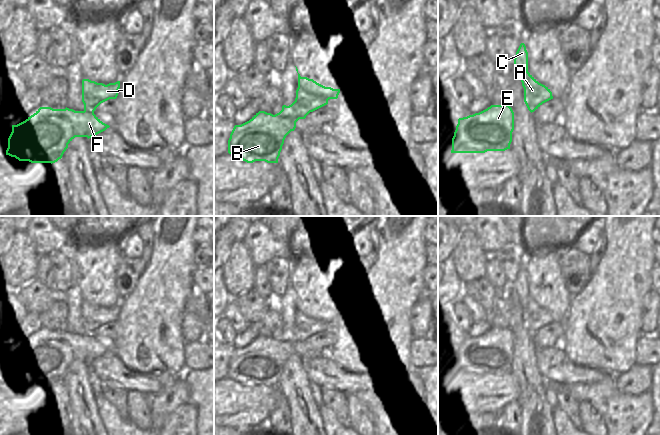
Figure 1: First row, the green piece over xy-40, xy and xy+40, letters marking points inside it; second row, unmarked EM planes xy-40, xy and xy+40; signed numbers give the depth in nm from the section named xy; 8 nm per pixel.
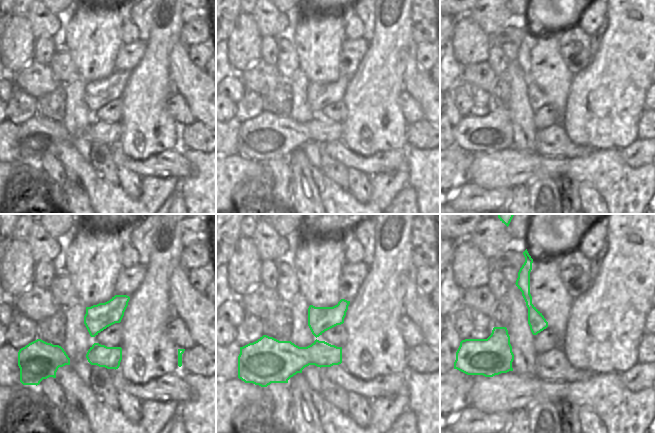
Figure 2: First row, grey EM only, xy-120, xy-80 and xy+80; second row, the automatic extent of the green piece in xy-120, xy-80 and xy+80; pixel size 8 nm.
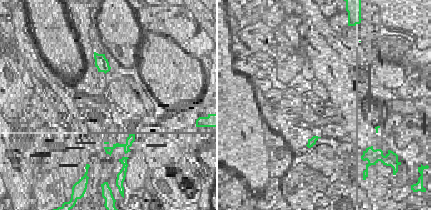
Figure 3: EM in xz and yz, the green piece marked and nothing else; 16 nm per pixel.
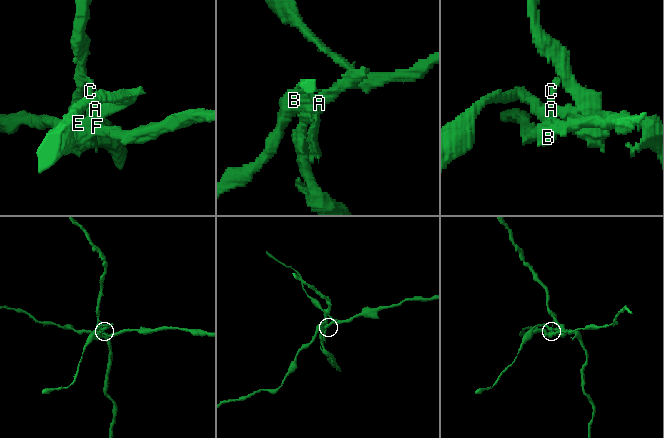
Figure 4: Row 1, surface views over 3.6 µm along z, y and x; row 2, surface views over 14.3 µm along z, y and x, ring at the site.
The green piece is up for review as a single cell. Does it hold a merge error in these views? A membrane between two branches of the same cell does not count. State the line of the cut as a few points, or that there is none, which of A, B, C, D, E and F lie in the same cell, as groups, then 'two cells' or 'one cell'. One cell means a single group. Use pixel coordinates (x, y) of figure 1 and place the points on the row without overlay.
cut in xy along (295, 324), (309, 336); A C D / B E F; two cells

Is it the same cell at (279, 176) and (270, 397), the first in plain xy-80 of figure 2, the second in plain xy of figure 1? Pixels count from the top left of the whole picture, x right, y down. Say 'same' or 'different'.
different

